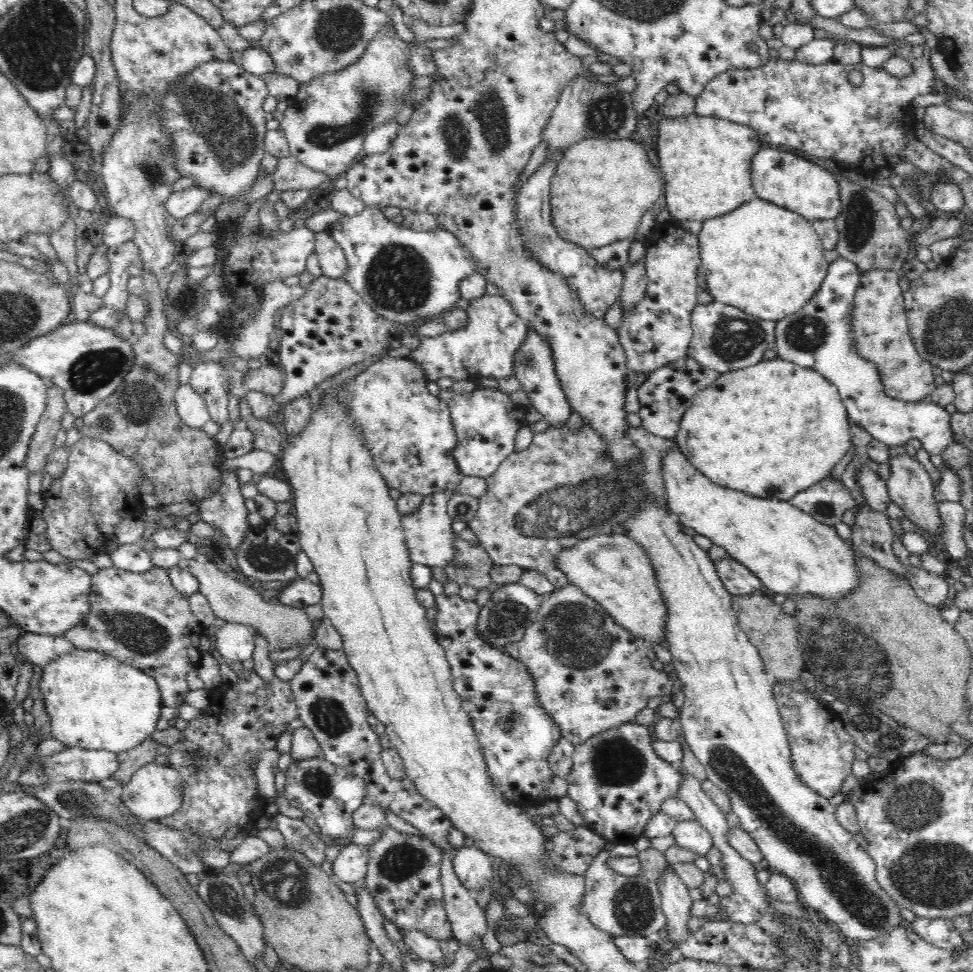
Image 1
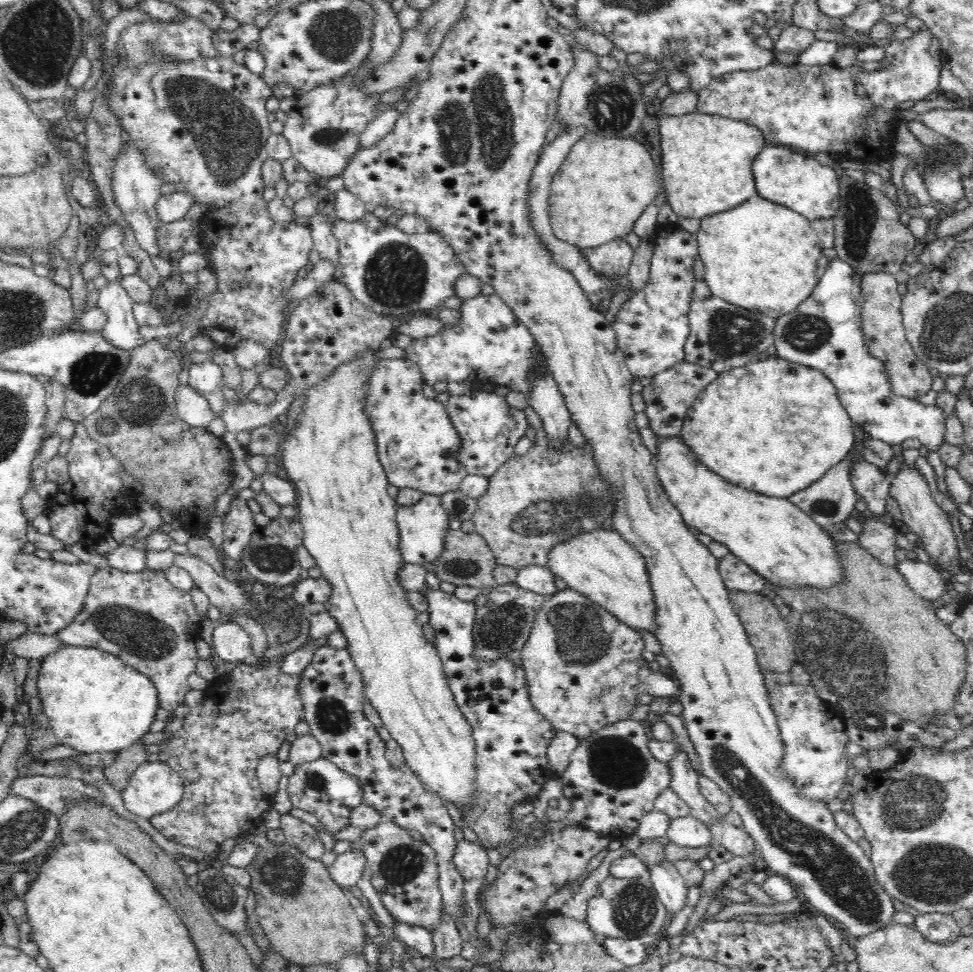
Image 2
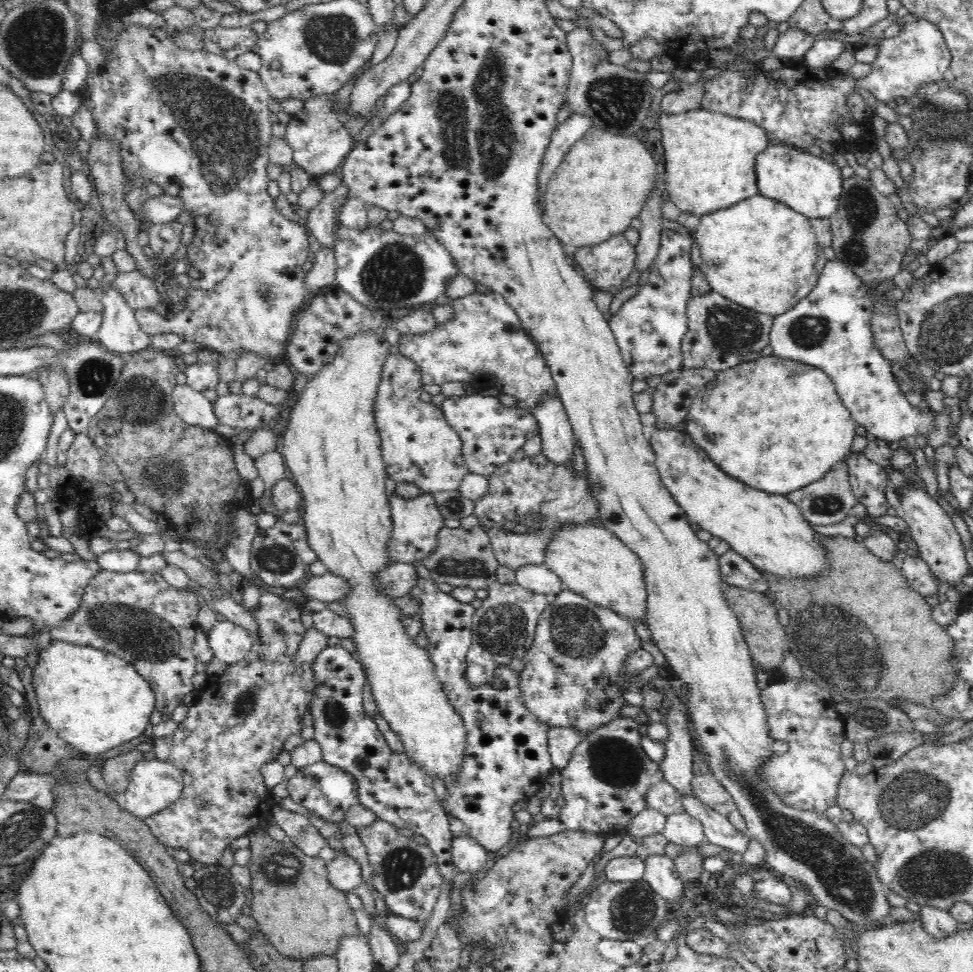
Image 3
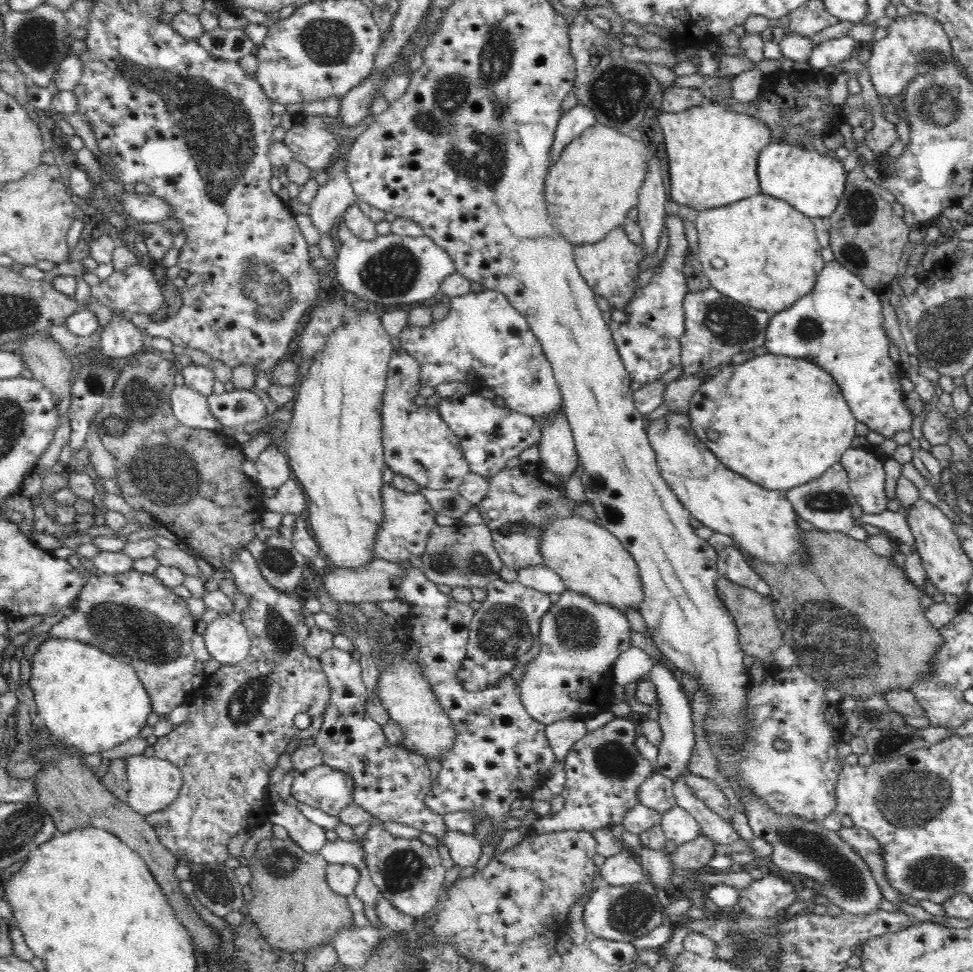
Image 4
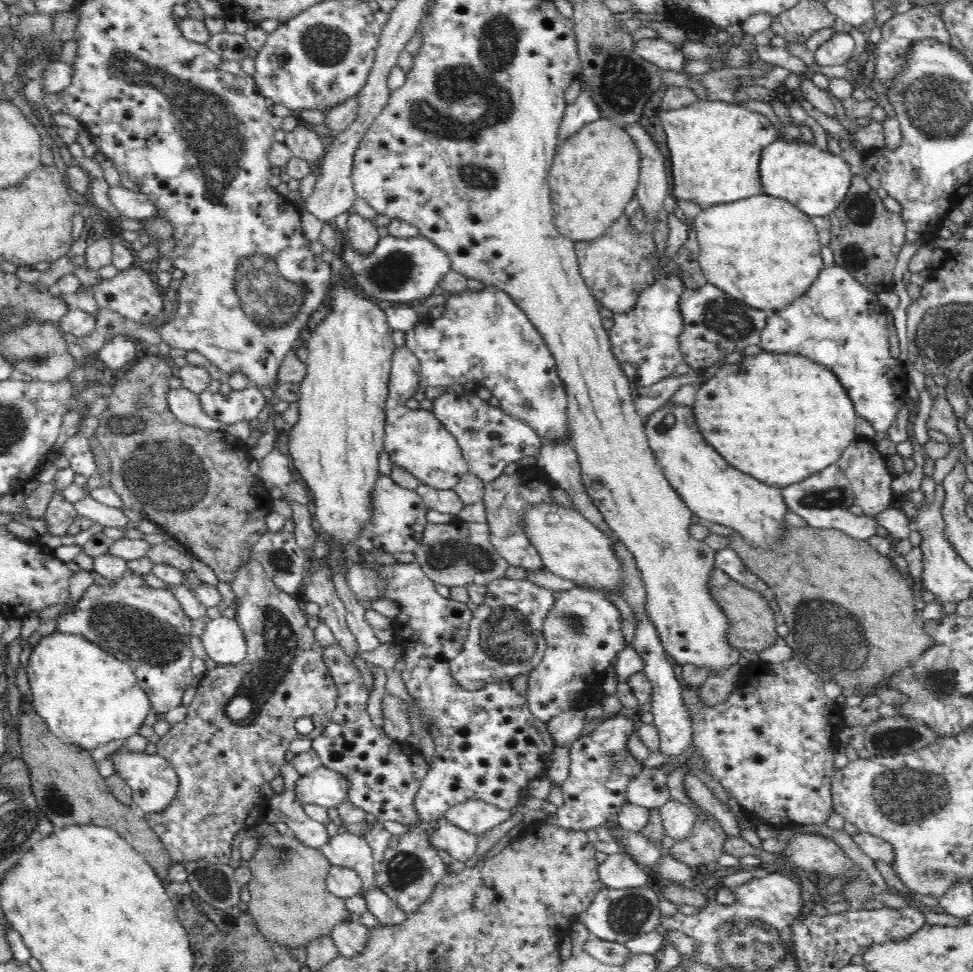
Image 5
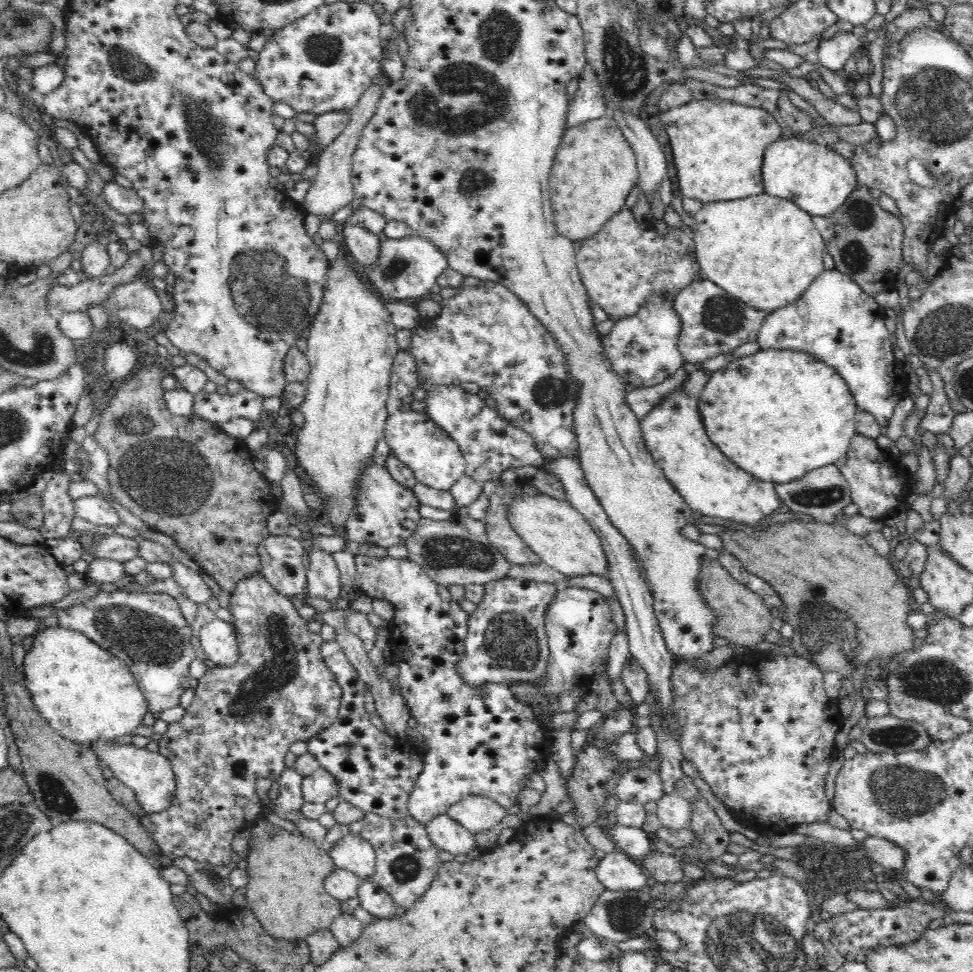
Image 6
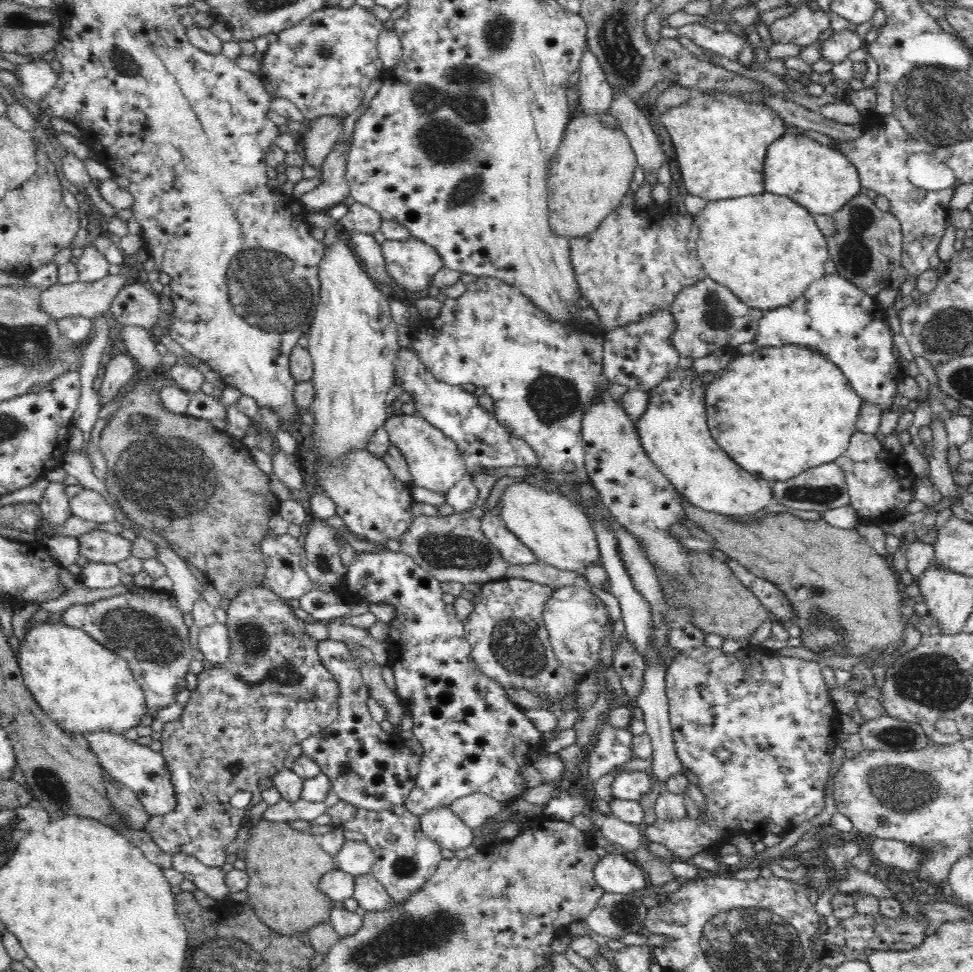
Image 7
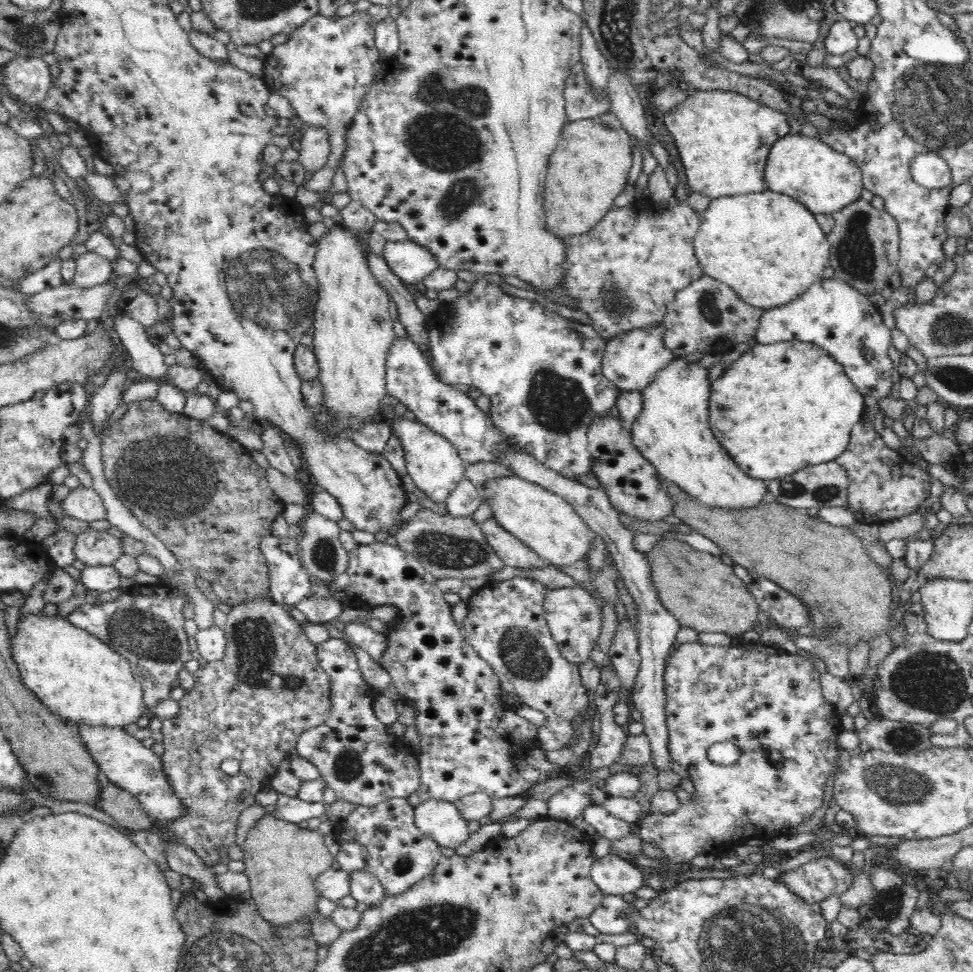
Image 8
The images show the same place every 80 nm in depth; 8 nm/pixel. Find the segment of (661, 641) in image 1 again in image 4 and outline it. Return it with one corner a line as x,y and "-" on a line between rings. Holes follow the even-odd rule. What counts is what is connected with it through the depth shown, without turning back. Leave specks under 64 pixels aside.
577,516
554,520
546,528
539,551
543,563
561,576
567,590
584,594
597,604
608,604
622,612
629,609
640,611
644,588
638,563
620,540
600,525

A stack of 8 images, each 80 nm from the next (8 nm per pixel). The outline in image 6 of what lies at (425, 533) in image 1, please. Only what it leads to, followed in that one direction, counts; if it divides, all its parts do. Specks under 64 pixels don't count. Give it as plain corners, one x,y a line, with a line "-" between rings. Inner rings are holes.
375,463
370,464
366,468
366,478
362,480
358,490
356,516
350,518
348,522
348,539
360,544
382,546
386,549
391,546
405,546
412,540
412,536
420,526
420,520
423,518
420,515
420,506
422,504
418,501
413,489
396,482
386,468
381,468

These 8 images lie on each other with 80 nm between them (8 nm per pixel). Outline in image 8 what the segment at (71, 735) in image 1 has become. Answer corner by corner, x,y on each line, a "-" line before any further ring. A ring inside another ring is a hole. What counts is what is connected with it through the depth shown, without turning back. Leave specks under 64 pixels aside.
40,613
27,615
19,622
17,634
11,641
13,659
23,683
48,707
48,711
64,719
68,725
123,728
137,723
140,716
149,714
143,699
142,685
135,679
128,660
104,641
72,625
68,619
43,616

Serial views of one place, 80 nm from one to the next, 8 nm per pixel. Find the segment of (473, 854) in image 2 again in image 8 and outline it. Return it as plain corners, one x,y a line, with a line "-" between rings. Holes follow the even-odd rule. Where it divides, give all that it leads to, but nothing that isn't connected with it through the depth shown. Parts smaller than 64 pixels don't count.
430,799
417,806
414,812
416,826
440,847
458,848
471,834
469,822
460,815
454,803

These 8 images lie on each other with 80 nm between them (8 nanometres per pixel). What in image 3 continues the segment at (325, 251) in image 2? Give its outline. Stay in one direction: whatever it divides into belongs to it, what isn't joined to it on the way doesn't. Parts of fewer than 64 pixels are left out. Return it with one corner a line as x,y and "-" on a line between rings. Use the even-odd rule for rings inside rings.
342,183
334,192
324,192
318,206
309,212
307,228
310,234
315,236
321,249
335,248
334,228
336,228
338,208
348,198
349,193
348,187

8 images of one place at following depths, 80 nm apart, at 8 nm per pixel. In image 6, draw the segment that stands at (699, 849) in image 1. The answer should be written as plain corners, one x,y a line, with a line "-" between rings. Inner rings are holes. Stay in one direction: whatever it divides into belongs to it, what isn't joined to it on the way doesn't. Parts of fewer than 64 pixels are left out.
677,793
665,794
657,802
657,815
668,829
677,831
686,828
691,823
691,802

